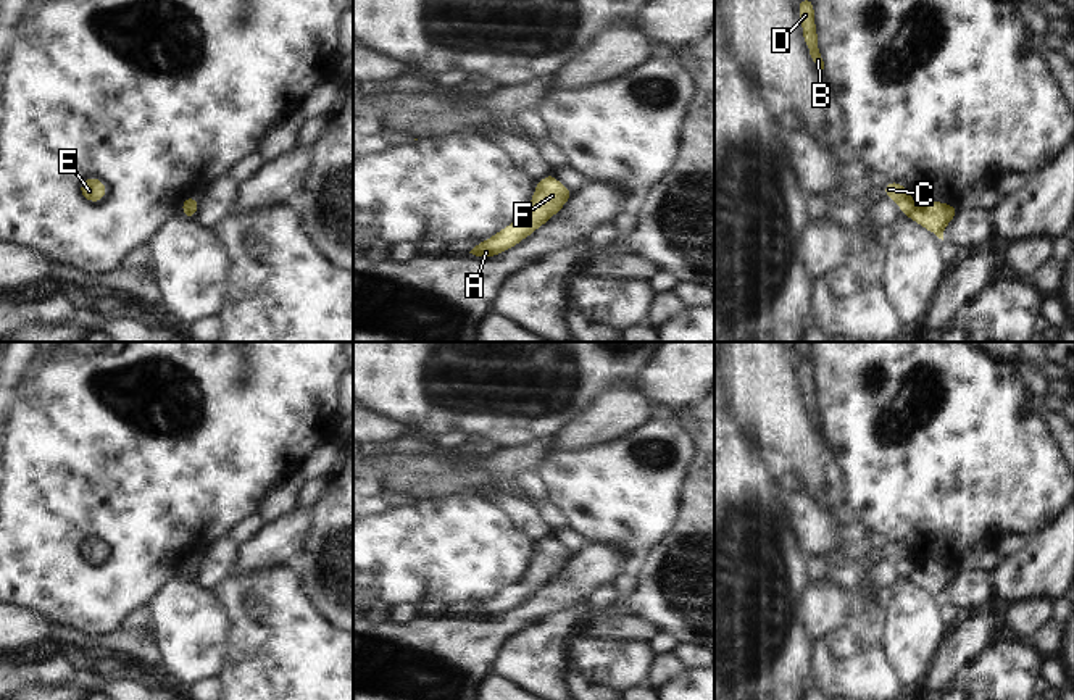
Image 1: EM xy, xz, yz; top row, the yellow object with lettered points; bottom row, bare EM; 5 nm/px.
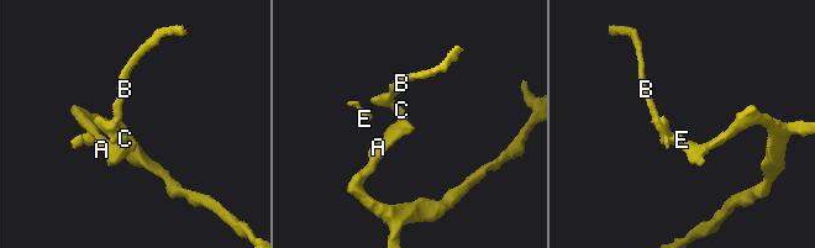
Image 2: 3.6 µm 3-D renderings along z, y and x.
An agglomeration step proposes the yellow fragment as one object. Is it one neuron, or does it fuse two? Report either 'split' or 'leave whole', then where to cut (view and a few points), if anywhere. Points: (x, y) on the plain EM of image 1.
split; cut in yz along (915, 571), (910, 578)

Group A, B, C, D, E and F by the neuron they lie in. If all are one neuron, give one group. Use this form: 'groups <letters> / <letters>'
groups A F / B C D E

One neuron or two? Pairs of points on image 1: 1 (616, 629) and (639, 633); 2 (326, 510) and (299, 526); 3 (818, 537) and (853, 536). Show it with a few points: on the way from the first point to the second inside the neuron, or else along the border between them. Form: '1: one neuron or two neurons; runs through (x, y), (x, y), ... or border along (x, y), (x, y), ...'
1: one neuron; runs through (621, 629), (634, 629)
2: two neurons; border along (313, 507), (315, 523), (303, 539), (300, 550)
3: two neurons; border along (834, 521), (837, 544), (828, 557)

